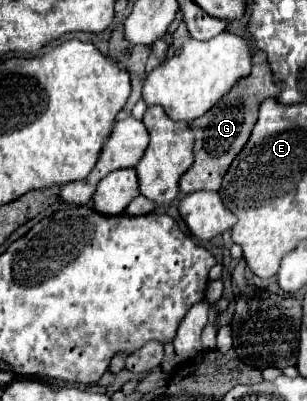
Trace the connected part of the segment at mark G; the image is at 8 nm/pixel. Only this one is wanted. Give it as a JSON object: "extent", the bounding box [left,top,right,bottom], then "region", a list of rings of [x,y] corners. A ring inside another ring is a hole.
{"extent":[179,54,279,194],"region":[[[261,54],[253,56],[251,74],[241,78],[211,110],[207,110],[201,118],[197,118],[195,122],[189,124],[195,134],[195,146],[193,146],[195,162],[179,180],[179,188],[183,194],[191,194],[197,190],[219,190],[221,178],[225,176],[229,164],[241,152],[241,148],[247,144],[247,140],[251,136],[251,130],[257,122],[261,102],[275,96],[277,92],[279,92],[279,88],[273,84],[271,68],[269,68],[265,56],[261,56]]]}

